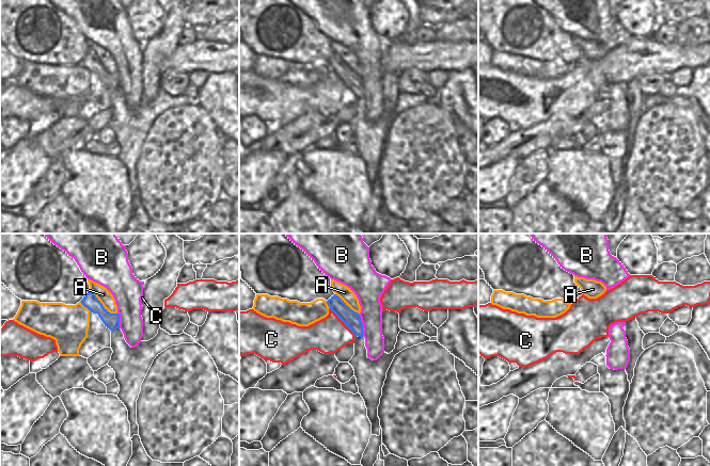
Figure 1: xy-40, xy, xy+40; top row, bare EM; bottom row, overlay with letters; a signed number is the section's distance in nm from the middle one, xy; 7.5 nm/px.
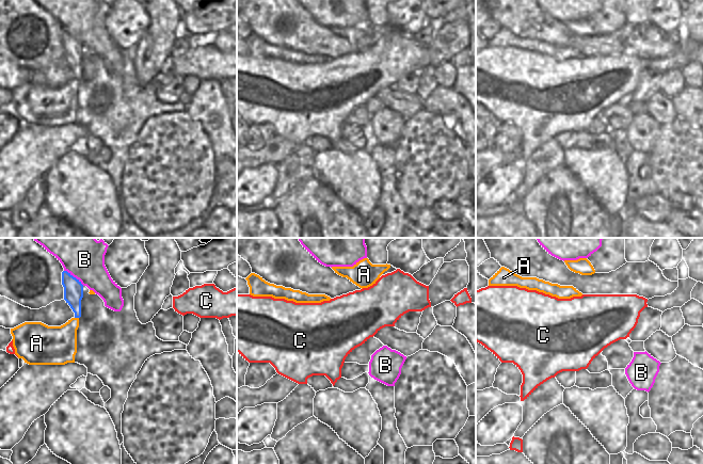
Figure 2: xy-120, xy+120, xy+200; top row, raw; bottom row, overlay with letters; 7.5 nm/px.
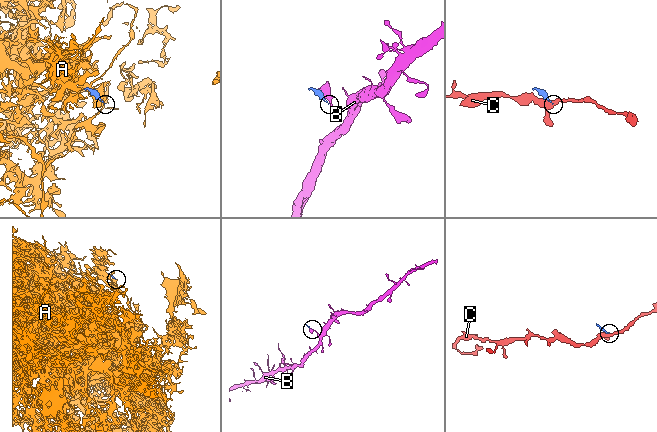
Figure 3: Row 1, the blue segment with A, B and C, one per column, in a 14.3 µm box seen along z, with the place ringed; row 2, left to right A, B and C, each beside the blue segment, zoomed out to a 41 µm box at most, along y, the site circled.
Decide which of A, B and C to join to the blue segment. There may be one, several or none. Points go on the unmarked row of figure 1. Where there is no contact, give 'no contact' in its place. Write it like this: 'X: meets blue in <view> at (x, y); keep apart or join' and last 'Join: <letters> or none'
A: meets blue in xy-40 at (101, 65); keep apart
B: meets blue in xy at (362, 86); keep apart
C: meets blue in xy at (343, 82); keep apart
Join: none

